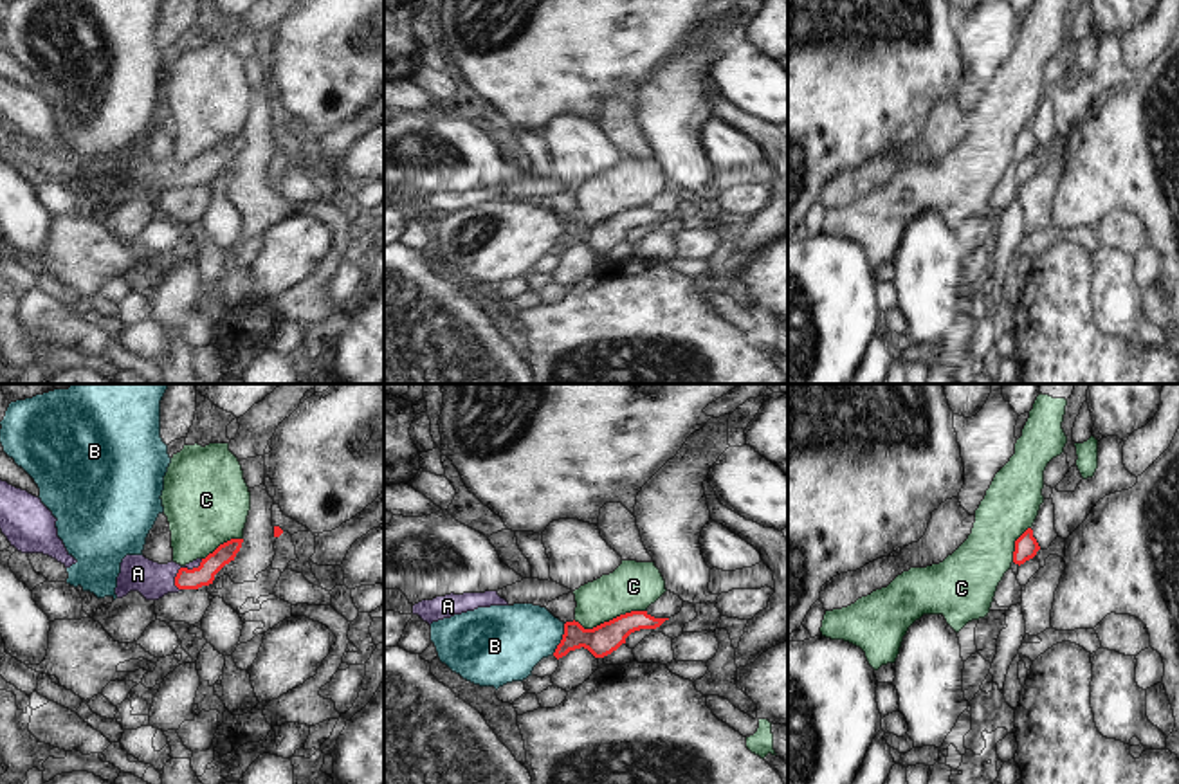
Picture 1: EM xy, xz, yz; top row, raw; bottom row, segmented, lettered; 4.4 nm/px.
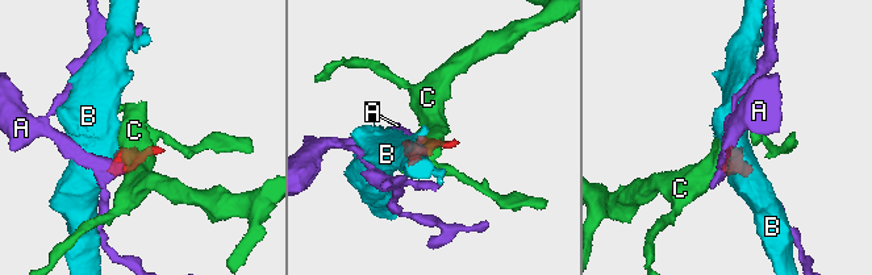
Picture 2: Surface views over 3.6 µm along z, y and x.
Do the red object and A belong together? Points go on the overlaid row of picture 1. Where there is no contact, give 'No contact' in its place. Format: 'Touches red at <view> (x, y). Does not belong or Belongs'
Touches red at xy (181, 568). Belongs

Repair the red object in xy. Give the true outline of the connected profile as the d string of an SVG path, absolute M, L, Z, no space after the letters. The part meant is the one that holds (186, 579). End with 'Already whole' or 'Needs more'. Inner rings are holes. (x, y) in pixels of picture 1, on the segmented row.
M231 539L220 544L206 559L196 559L186 566L173 561L159 564L144 555L126 555L121 562L115 595L117 598L123 598L130 591L139 591L146 600L159 600L168 593L209 586L213 584L215 575L234 561L242 542L243 539Z. Needs more

